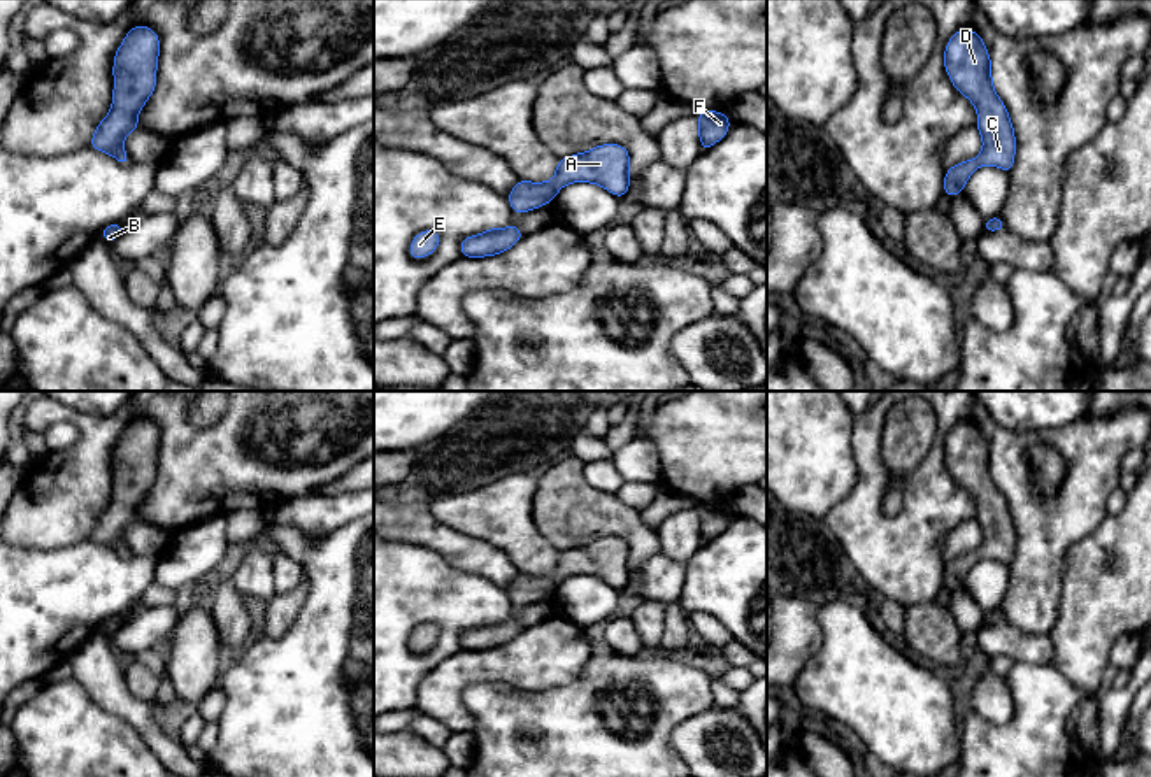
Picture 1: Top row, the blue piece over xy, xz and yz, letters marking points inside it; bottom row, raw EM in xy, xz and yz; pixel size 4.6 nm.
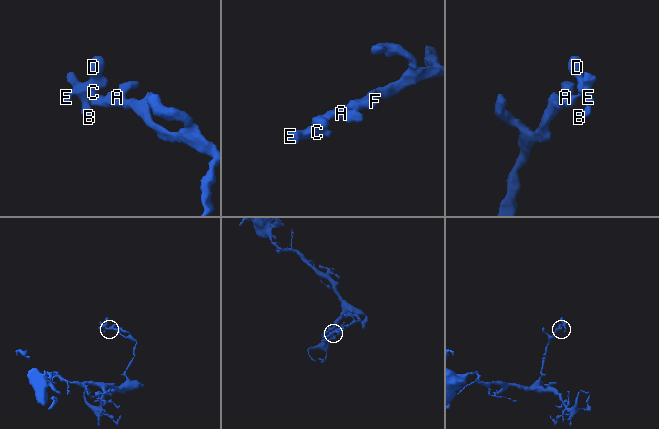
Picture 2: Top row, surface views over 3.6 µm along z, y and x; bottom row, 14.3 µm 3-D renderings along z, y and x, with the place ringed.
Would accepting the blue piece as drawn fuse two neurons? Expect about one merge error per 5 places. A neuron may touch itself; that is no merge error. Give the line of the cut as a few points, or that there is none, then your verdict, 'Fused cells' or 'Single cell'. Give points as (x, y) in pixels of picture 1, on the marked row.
No split. Single cell

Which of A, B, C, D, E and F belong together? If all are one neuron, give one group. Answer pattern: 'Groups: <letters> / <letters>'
Groups: A B C D E F

